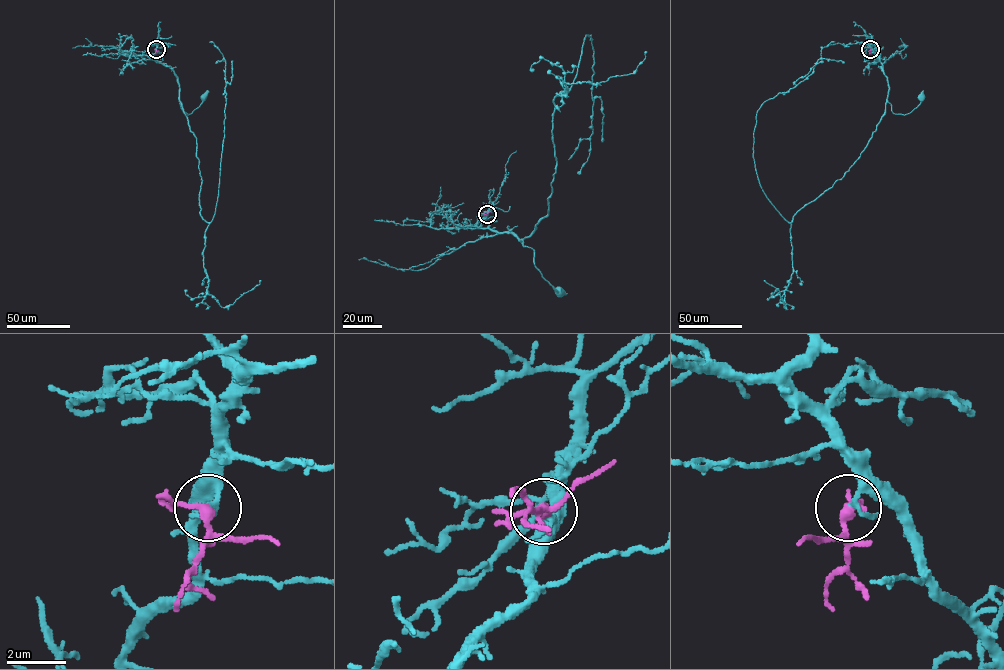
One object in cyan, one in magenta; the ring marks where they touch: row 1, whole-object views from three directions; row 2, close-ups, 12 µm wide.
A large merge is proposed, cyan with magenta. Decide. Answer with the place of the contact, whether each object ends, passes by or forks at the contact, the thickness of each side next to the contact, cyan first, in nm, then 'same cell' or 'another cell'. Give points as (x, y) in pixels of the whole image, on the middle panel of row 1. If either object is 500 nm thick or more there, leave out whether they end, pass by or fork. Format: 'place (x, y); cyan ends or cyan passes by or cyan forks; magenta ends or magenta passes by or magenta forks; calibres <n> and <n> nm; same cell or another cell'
place (487, 214); cyan passes by; magenta forks; calibres 140 and 220 nm; same cell

